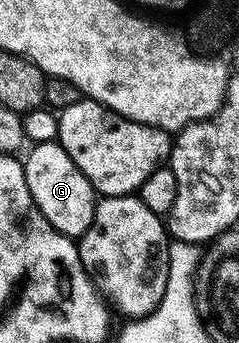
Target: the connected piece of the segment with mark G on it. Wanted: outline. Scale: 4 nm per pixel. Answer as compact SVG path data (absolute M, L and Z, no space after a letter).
M58 140L41 141L32 144L22 158L25 183L29 183L31 201L37 203L41 215L49 219L51 226L72 239L83 236L83 232L93 223L97 194L95 189L81 175L81 167L69 159L69 151L59 145Z

